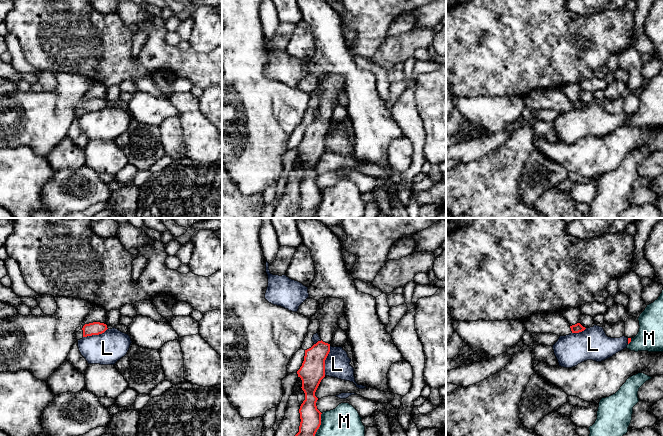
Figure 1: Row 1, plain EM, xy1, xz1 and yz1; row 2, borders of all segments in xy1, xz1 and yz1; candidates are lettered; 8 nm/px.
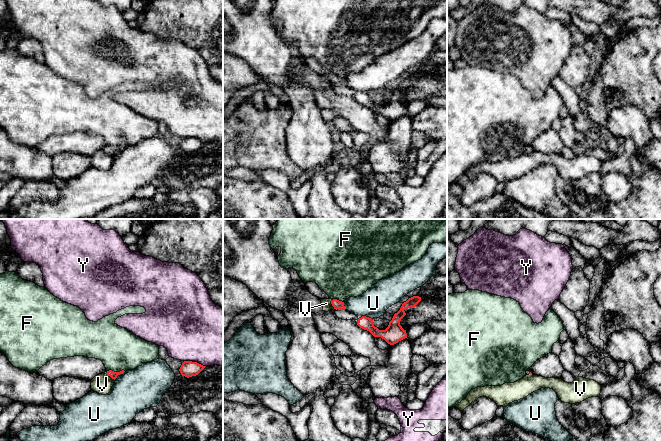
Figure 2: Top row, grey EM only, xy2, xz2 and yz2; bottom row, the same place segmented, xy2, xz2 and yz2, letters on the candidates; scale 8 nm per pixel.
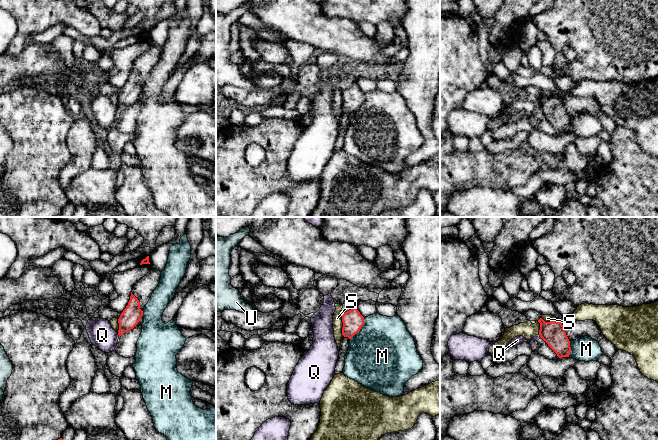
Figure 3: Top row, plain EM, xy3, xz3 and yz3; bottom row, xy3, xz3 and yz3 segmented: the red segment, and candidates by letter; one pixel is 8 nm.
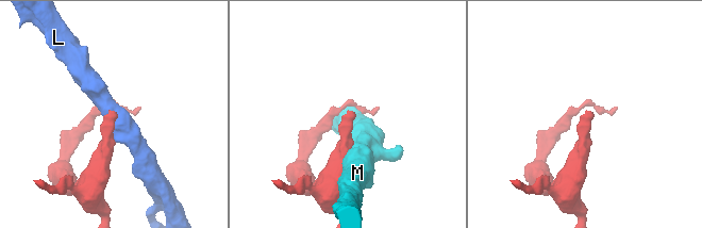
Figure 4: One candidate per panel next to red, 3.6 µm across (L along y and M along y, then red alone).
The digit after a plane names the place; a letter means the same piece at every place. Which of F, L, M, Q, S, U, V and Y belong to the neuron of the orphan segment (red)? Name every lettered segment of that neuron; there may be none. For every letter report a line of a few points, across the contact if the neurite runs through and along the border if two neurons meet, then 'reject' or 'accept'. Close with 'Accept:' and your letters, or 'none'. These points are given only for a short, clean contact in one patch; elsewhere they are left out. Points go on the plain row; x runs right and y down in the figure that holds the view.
F: line xy2 (107, 146), (125, 147); reject
L: line xz1 (330, 122), (330, 127), (325, 136), (324, 151); reject
M: reject
Q: line xy3 (117, 108), (119, 112); reject
S: line xz3 (343, 89), (342, 111); reject
U: line xz2 (371, 94), (361, 92), (358, 95); reject
V: line xz2 (331, 76), (331, 81), (334, 84); reject
Y: reject
Accept: none

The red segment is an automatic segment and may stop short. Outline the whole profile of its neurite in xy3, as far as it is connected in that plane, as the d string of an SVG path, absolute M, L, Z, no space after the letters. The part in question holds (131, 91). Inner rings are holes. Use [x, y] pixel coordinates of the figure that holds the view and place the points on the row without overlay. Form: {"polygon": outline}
{"polygon": "M131 68L128 81L123 86L123 88L121 89L118 95L119 113L123 111L125 108L133 105L138 100L142 92L143 92L143 87L140 85L140 78Z"}

